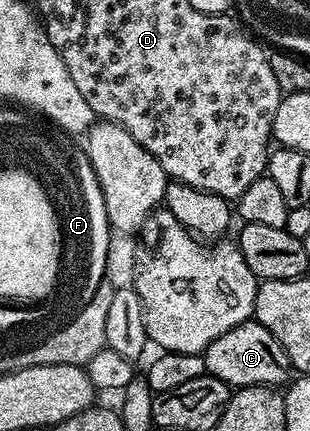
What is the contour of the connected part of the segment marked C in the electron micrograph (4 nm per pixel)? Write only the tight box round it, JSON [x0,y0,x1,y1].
[203,321,291,389]

